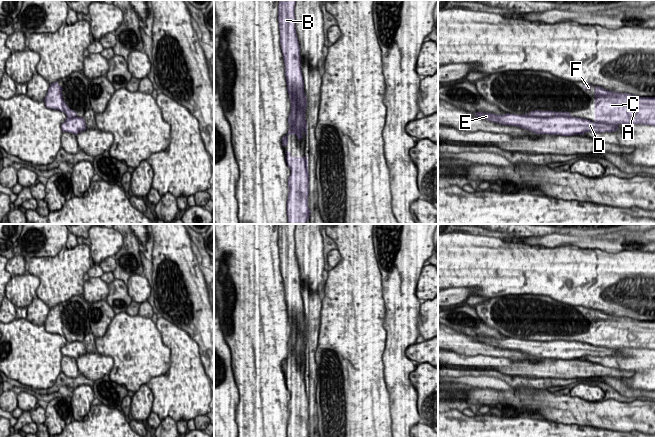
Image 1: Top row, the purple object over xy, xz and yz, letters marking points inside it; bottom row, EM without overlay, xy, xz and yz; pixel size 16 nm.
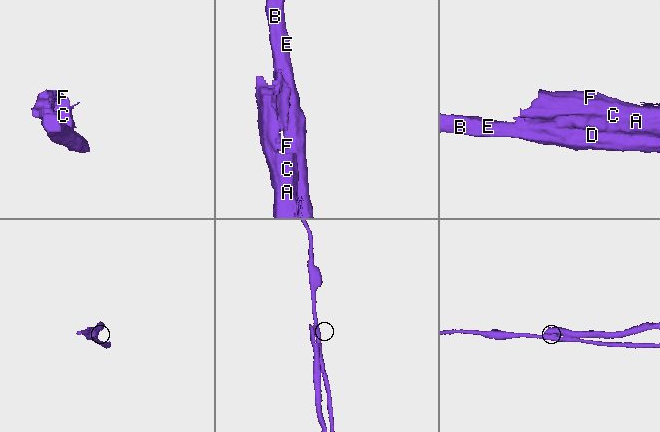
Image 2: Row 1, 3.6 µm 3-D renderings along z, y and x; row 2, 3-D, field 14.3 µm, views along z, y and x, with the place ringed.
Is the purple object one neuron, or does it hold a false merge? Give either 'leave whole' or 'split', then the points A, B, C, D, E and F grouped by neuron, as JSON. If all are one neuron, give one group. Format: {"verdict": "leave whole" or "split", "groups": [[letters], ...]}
{"verdict": "split", "groups": [["A", "C", "F"], ["B", "D", "E"]]}

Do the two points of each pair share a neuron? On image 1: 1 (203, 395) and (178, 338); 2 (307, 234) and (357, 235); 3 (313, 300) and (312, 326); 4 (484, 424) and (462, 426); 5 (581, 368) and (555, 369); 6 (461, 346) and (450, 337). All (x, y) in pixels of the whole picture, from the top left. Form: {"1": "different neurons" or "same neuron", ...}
{"1": "same neuron", "2": "different neurons", "3": "same neuron", "4": "same neuron", "5": "same neuron", "6": "same neuron"}

